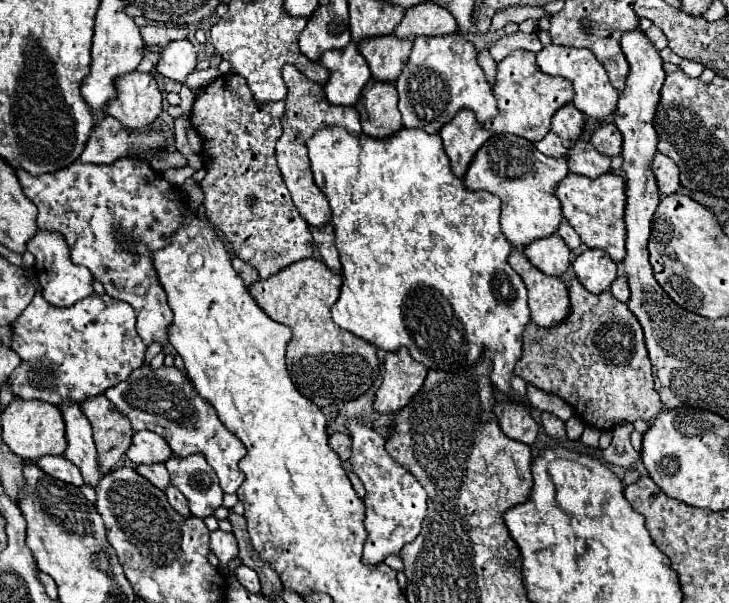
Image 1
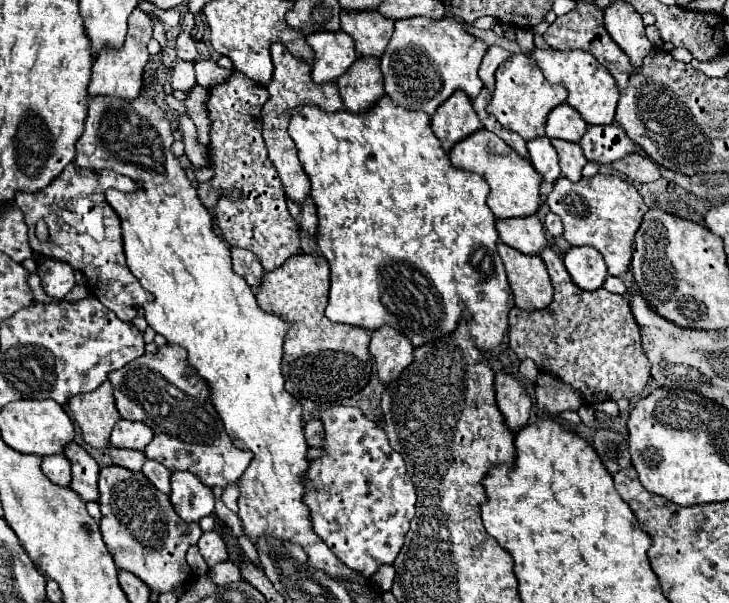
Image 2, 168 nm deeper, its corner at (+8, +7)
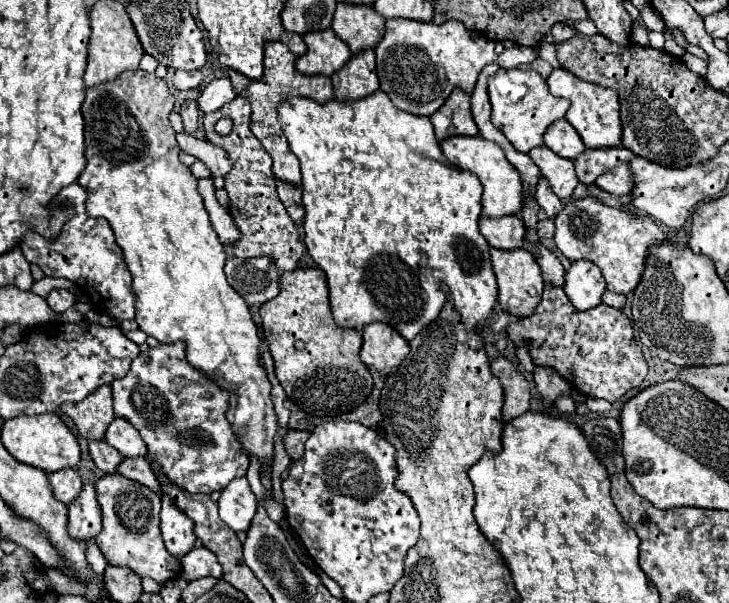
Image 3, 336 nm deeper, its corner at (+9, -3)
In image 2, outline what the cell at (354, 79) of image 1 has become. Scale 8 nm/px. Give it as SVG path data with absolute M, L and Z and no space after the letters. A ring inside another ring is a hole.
M312 32L308 34L308 44L314 50L314 60L312 60L312 80L316 84L322 84L326 80L334 82L338 76L342 76L358 58L354 50L354 42L346 32Z

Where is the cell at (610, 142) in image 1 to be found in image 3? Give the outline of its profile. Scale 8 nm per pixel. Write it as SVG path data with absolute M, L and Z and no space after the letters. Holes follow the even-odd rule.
M623 146L617 148L601 148L601 150L585 150L575 160L577 178L583 184L593 184L605 170L613 170L613 166L619 166L621 162L629 164L635 158L635 154Z

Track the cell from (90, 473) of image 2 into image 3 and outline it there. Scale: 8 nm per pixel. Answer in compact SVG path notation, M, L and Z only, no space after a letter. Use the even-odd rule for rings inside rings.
M85 480L81 494L69 504L69 534L89 540L101 530L101 510L97 508L95 486Z

